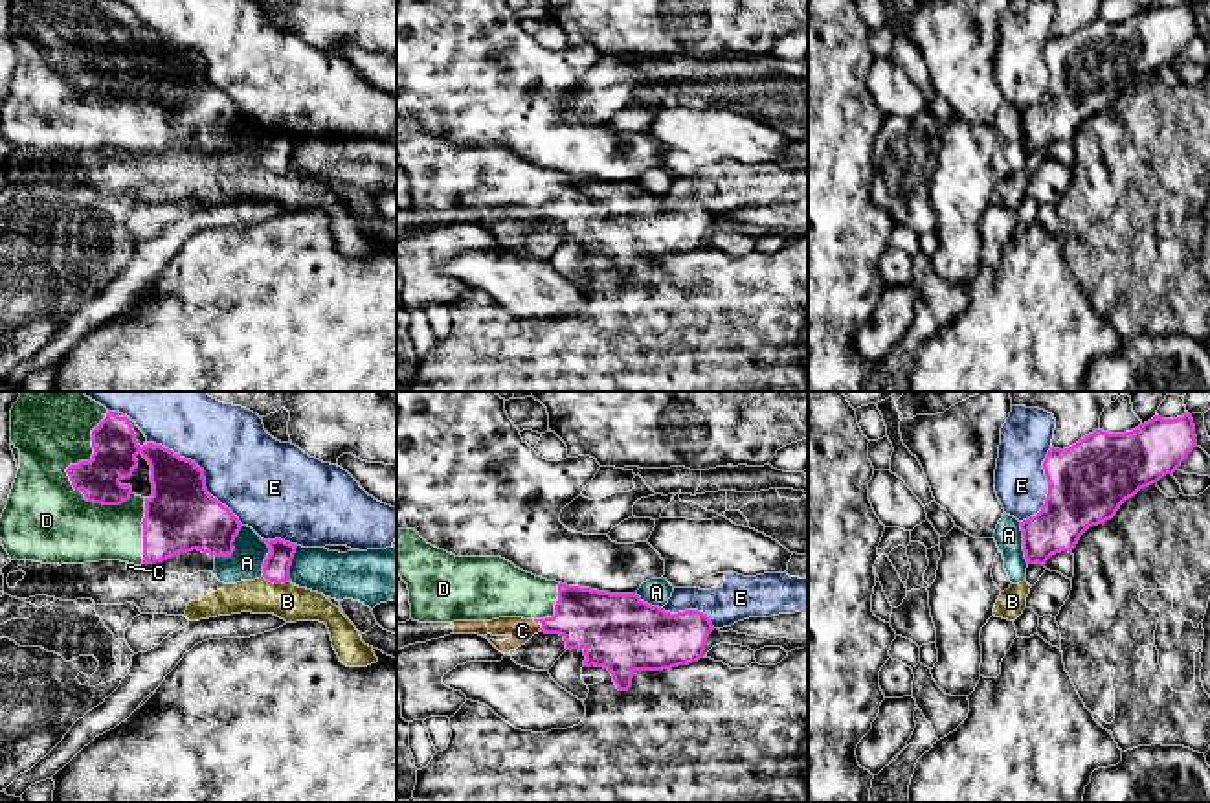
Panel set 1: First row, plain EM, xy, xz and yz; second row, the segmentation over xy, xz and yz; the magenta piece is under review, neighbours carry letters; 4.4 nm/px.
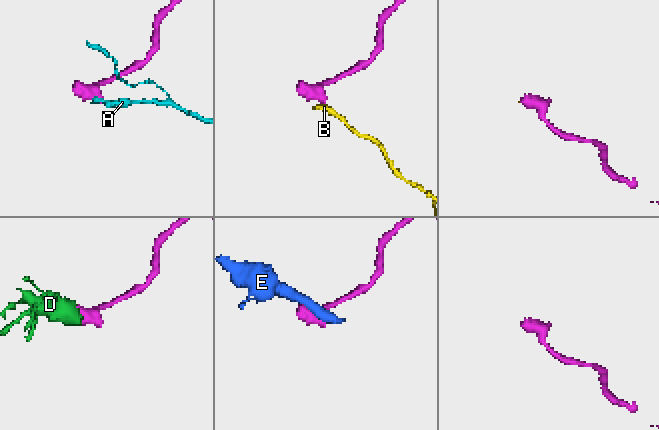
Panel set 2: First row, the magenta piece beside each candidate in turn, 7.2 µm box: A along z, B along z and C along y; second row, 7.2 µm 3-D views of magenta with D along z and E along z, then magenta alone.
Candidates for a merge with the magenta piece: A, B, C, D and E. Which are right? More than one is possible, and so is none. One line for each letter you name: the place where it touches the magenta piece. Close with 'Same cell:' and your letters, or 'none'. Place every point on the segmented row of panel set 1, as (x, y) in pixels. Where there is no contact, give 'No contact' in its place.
D: Touches magenta at xy (68, 467)
Same cell: D

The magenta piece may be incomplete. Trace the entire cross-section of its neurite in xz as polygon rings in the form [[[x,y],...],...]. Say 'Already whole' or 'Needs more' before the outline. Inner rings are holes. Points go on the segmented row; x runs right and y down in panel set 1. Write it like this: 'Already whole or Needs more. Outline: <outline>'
Needs more. Outline: [[[397,529],[397,573],[408,584],[413,621],[454,623],[499,617],[540,621],[540,632],[560,634],[566,649],[584,650],[584,667],[608,669],[619,691],[632,687],[635,671],[663,671],[698,662],[714,630],[703,612],[670,614],[644,603],[637,594],[567,586],[527,573],[501,557],[455,557],[428,544],[415,529]]]

